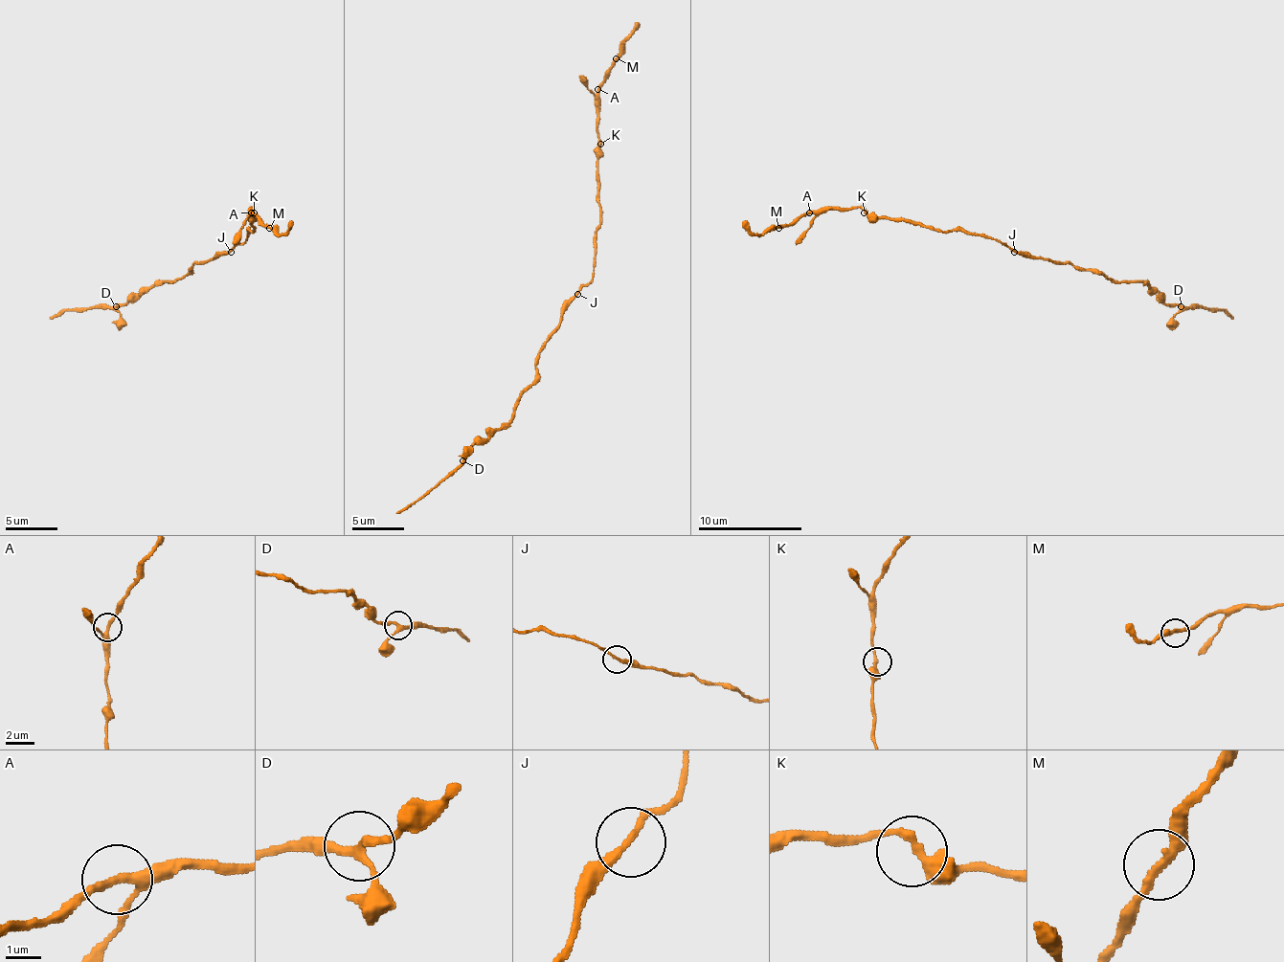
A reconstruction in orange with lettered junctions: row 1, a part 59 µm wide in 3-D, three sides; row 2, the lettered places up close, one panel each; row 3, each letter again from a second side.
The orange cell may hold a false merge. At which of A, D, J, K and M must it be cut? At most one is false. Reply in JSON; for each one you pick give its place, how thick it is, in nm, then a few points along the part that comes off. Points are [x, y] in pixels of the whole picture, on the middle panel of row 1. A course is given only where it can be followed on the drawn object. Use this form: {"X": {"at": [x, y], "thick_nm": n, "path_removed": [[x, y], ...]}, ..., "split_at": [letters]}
{"split_at": []}

